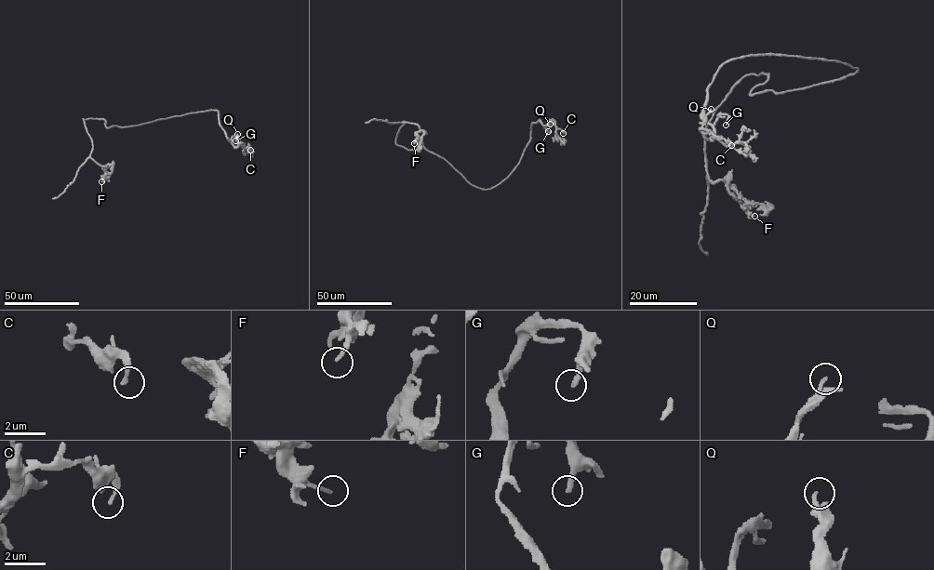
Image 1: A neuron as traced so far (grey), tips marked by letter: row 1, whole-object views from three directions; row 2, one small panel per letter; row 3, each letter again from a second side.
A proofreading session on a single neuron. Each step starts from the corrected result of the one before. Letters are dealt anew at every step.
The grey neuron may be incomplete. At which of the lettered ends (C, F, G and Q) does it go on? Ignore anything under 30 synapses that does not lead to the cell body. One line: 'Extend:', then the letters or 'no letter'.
Extend: no letter

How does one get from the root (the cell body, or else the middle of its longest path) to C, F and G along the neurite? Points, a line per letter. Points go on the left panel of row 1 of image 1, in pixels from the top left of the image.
C: (147, 123), (217, 110), (219, 123), (227, 139), (235, 147), (243, 145), (250, 150)
F: (147, 123), (107, 127), (104, 119), (83, 119), (92, 143), (90, 156), (107, 165), (101, 181)
G: (147, 123), (217, 110), (219, 123), (227, 138), (230, 140), (235, 137), (235, 140)

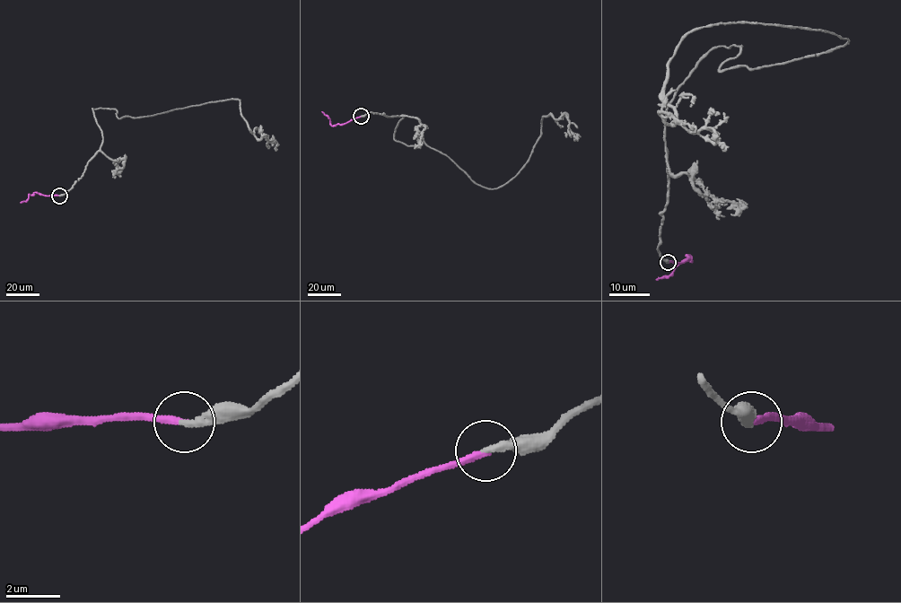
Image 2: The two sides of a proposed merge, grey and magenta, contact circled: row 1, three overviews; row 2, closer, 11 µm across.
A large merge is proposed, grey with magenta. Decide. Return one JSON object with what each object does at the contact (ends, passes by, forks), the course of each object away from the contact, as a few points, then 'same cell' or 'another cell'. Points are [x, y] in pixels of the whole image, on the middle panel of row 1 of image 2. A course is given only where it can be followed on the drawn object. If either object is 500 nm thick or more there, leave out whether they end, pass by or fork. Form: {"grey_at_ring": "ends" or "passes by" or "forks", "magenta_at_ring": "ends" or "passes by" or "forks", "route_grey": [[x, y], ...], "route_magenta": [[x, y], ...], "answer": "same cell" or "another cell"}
{"grey_at_ring": "ends", "magenta_at_ring": "ends", "route_grey": [[361, 116], [404, 115], [395, 140], [421, 137], [492, 188], [527, 161], [543, 117], [565, 115], [577, 139]], "route_magenta": [[361, 116], [332, 126], [329, 118], [322, 111]], "answer": "same cell"}

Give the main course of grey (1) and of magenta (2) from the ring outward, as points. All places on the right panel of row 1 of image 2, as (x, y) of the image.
1: (668, 262), (666, 109), (695, 65), (848, 40), (685, 36), (663, 118), (725, 151)
2: (668, 262), (684, 262), (688, 255), (691, 257), (691, 261), (683, 260), (669, 276), (656, 279)

